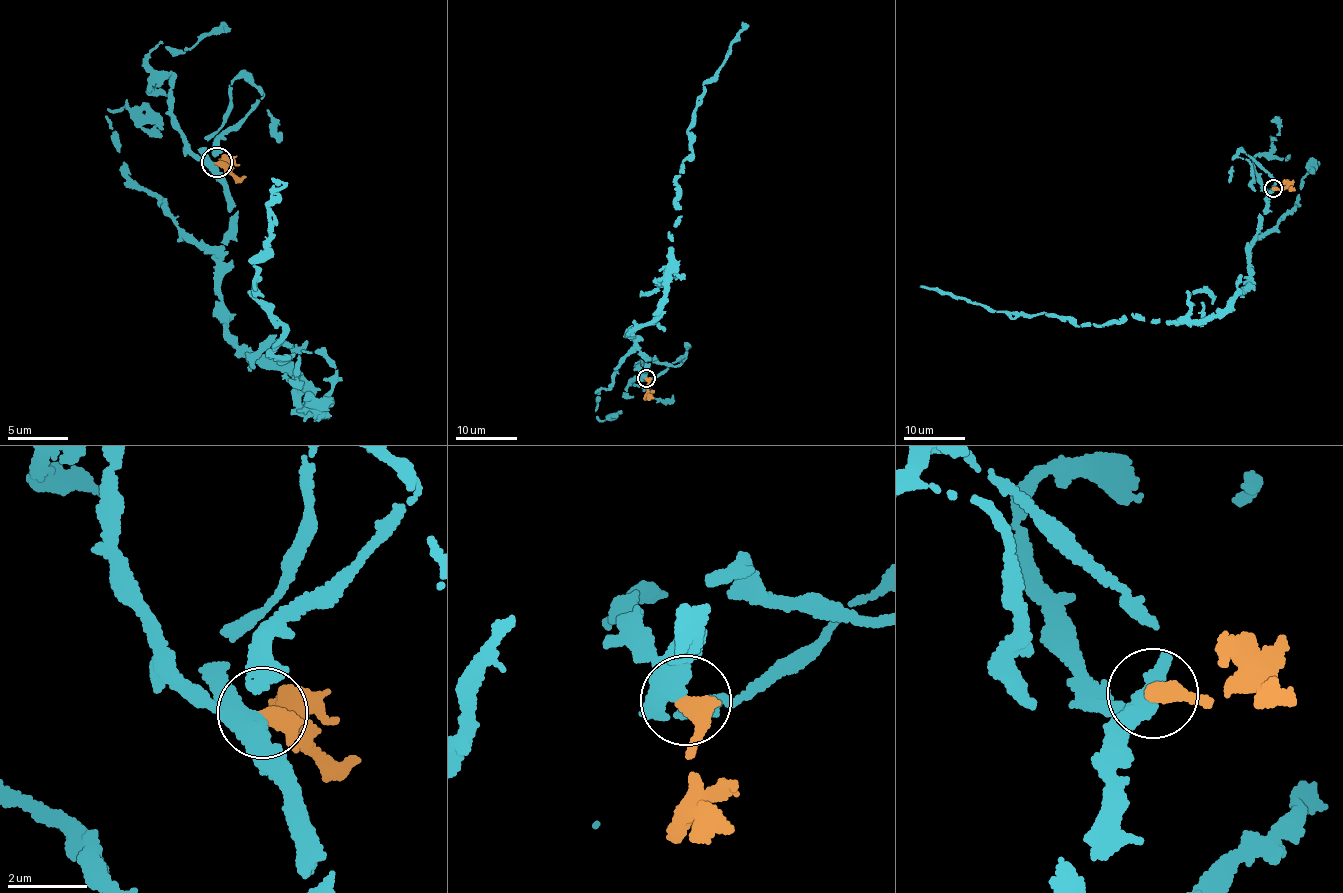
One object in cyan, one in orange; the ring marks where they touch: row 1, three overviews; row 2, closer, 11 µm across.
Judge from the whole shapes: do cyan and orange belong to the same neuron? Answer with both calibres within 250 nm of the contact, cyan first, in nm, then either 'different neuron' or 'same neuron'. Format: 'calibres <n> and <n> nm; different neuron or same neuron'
calibres 360 and 500 nm; same neuron

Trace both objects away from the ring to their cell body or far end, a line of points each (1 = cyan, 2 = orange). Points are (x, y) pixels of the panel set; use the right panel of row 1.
1: (1273, 189), (1250, 252), (1248, 284), (1234, 303), (1202, 319), (1132, 317), (1076, 326), (919, 287)
2: (1273, 189), (1292, 186)

